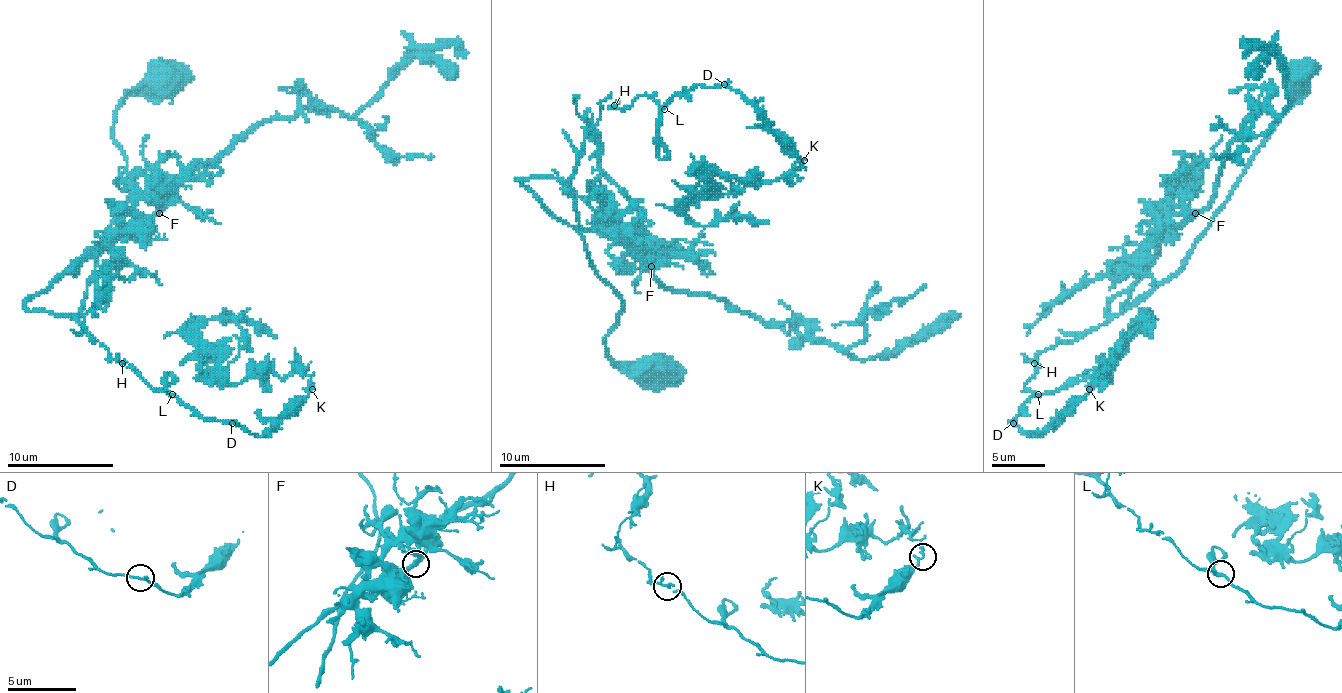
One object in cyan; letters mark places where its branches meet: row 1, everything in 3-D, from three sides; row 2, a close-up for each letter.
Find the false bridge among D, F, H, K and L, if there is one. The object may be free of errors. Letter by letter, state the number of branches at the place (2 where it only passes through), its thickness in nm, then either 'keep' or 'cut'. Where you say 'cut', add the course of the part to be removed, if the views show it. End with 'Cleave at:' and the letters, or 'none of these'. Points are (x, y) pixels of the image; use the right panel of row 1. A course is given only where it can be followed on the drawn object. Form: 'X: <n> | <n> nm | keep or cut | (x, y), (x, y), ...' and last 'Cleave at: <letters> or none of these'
D: 2 | 190 nm | keep
F: 2 | 320 nm | keep
H: 2 | 160 nm | keep
K: 2 | 190 nm | keep
L: 3 | 190 nm | keep
Cleave at: none of these

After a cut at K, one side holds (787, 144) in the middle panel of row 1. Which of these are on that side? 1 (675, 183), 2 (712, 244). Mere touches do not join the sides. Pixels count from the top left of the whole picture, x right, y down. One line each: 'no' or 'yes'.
1: no
2: yes

